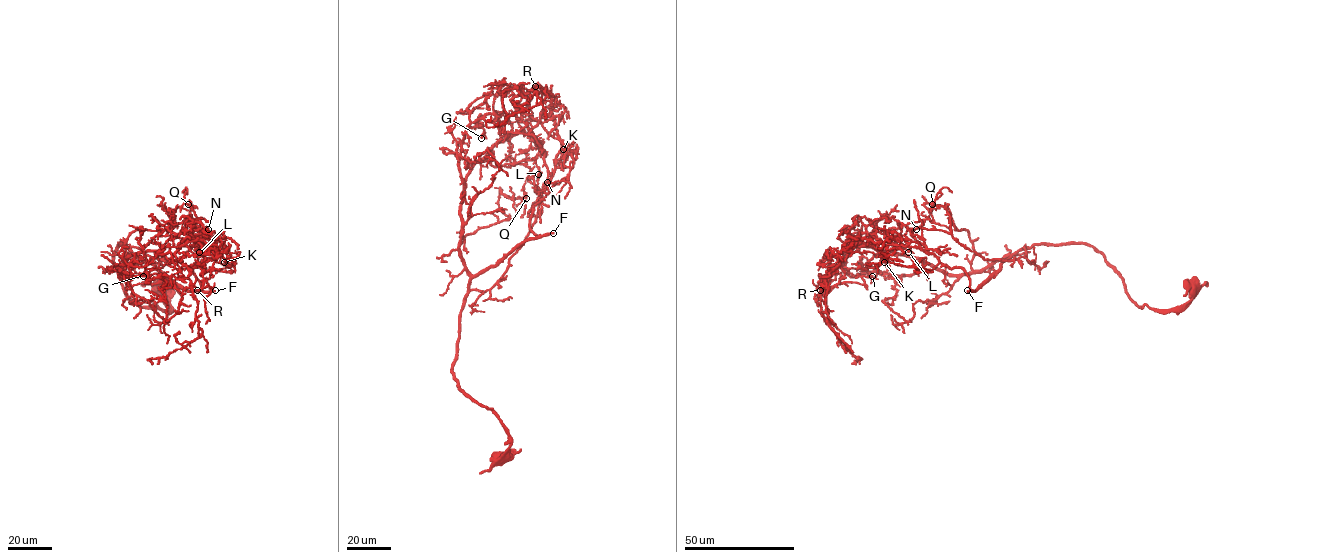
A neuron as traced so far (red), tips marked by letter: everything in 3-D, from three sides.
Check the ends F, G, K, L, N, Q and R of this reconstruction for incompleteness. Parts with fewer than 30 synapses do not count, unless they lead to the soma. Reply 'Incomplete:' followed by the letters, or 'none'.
Incomplete: F, K, N

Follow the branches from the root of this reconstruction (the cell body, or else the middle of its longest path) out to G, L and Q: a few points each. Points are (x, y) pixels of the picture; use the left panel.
G: (161, 285), (171, 310), (134, 302), (113, 261), (119, 243), (132, 253), (120, 275), (145, 256), (143, 276)
L: (161, 285), (171, 310), (134, 302), (118, 244), (132, 253), (123, 275), (155, 236), (194, 239), (199, 252)
Q: (161, 285), (171, 310), (138, 306), (113, 253), (188, 204)

